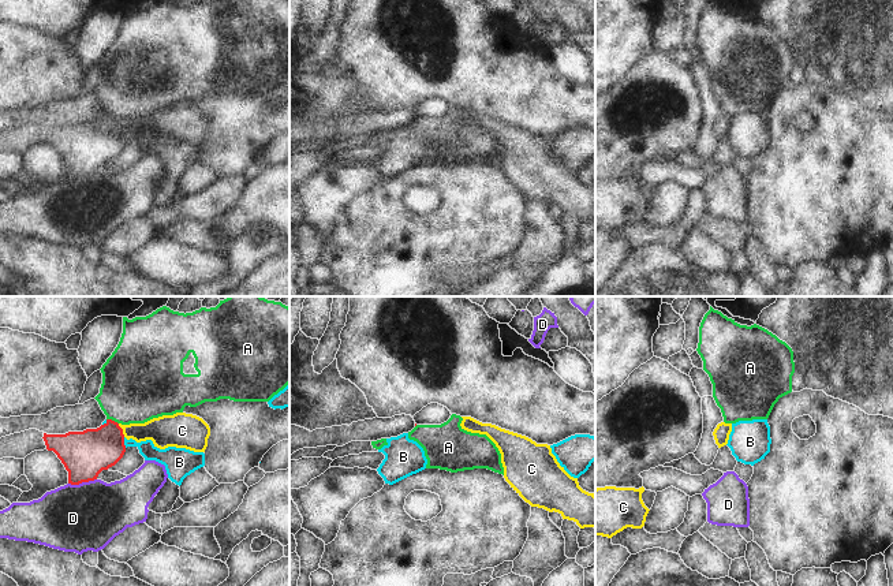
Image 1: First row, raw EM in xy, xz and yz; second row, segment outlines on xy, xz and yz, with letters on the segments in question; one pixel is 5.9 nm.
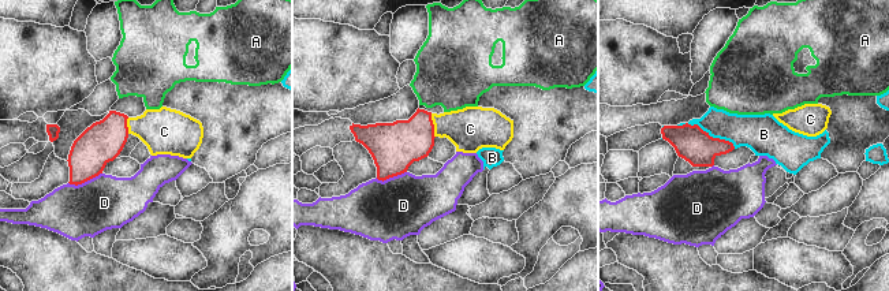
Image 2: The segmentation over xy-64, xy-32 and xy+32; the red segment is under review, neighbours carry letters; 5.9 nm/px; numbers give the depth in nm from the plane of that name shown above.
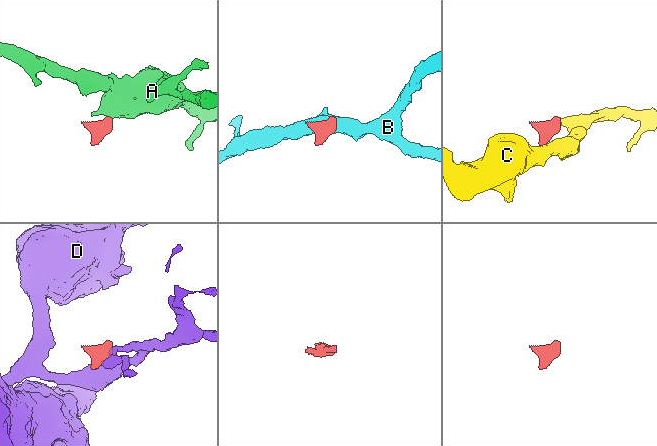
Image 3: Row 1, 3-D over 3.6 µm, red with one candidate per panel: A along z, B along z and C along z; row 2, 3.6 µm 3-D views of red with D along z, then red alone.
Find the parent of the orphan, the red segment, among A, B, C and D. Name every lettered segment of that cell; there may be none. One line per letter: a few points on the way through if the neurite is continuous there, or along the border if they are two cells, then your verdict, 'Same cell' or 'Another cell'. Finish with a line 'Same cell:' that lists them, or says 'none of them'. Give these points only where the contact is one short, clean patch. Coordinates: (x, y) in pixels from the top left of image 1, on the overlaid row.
A: Boundary: xy (107, 418), (118, 424). Another cell
B: Boundary: xy (123, 437), (126, 447). Another cell
C: Path across: xy (86, 454), (98, 450), (122, 430), (164, 432). Same cell
D: Boundary: xy (96, 478), (88, 482), (68, 484). Another cell
Same cell: C

